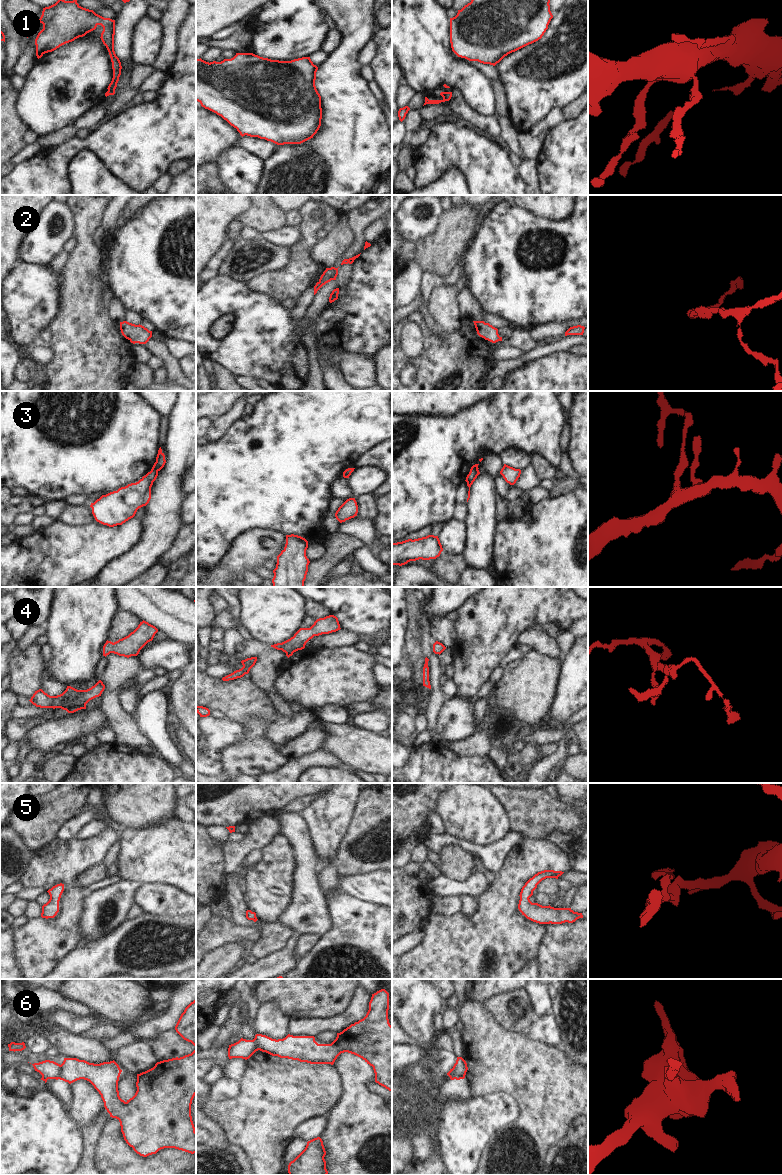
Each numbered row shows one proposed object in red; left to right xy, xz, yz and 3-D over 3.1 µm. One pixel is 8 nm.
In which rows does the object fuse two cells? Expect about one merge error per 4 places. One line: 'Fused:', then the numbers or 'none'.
Fused: 3, 6

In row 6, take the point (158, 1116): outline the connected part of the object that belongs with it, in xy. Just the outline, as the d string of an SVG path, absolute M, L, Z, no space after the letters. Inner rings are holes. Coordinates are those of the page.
M196 1000L185 1008L175 1030L184 1040L191 1042L195 1050L180 1058L157 1062L153 1068L137 1074L137 1091L126 1102L119 1096L118 1081L122 1070L114 1060L94 1064L64 1058L61 1064L59 1079L69 1084L80 1079L89 1081L101 1095L110 1117L119 1120L126 1143L143 1157L164 1148L196 1153L196 1131L191 1116L191 1104L196 1095Z

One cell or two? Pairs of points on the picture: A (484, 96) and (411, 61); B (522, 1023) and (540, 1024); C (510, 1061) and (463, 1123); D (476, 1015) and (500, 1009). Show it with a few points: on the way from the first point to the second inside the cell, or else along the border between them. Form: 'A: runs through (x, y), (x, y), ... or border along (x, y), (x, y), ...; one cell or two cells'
A: runs through (466, 78), (446, 67), (429, 62); one cell
B: border along (536, 1017), (526, 1031); two cells
C: border along (509, 1094), (494, 1092), (471, 1097); two cells
D: border along (483, 1003), (492, 1016), (507, 1028); two cells

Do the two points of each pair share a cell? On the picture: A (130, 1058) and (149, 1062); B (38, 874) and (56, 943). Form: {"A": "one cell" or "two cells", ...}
{"A": "one cell", "B": "one cell"}

